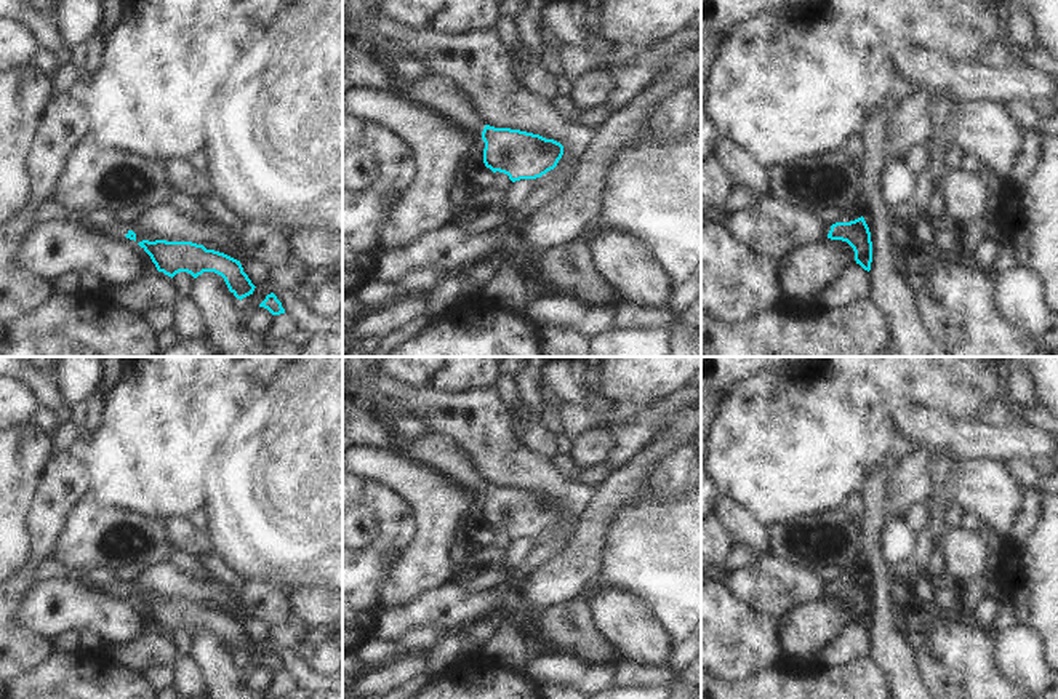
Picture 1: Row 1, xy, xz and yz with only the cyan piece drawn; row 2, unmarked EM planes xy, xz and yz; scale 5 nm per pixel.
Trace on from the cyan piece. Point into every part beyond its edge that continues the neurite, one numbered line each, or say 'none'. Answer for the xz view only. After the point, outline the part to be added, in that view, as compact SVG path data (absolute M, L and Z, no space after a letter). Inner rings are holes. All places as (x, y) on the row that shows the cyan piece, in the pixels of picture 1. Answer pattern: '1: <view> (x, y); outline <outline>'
1: xz (444, 96); outline M448 77L402 78L405 99L458 122L461 126L483 131L485 123L471 96Z

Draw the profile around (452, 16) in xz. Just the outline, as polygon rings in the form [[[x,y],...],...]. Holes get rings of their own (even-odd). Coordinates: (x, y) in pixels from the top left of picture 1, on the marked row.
[[[386,0],[381,11],[424,32],[466,35],[496,26],[503,0]]]

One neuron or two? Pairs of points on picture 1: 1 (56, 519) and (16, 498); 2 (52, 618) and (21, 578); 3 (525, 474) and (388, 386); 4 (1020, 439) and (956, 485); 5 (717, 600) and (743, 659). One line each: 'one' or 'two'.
1: two
2: two
3: one
4: two
5: one

